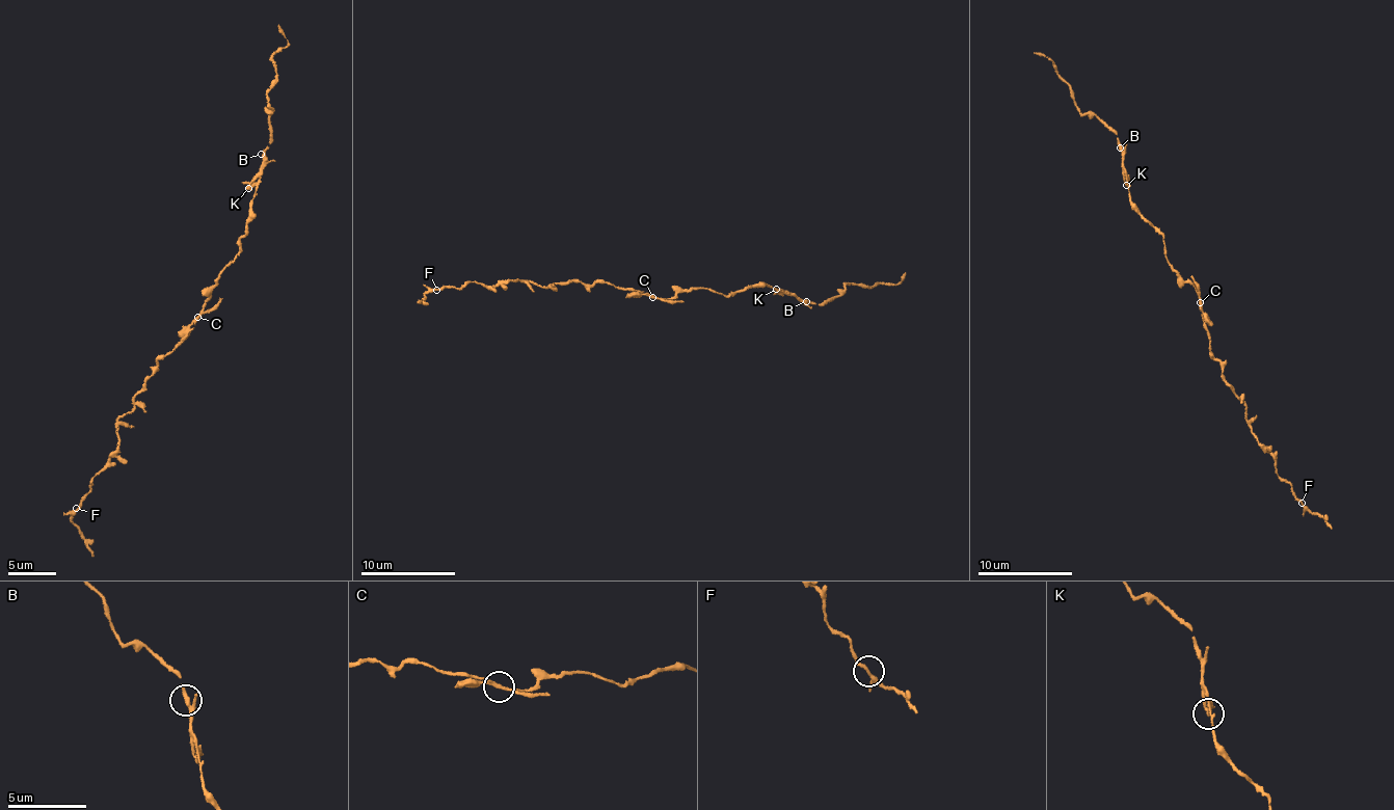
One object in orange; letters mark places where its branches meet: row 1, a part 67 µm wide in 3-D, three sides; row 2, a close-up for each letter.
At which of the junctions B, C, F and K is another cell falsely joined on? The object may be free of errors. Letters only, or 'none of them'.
C

